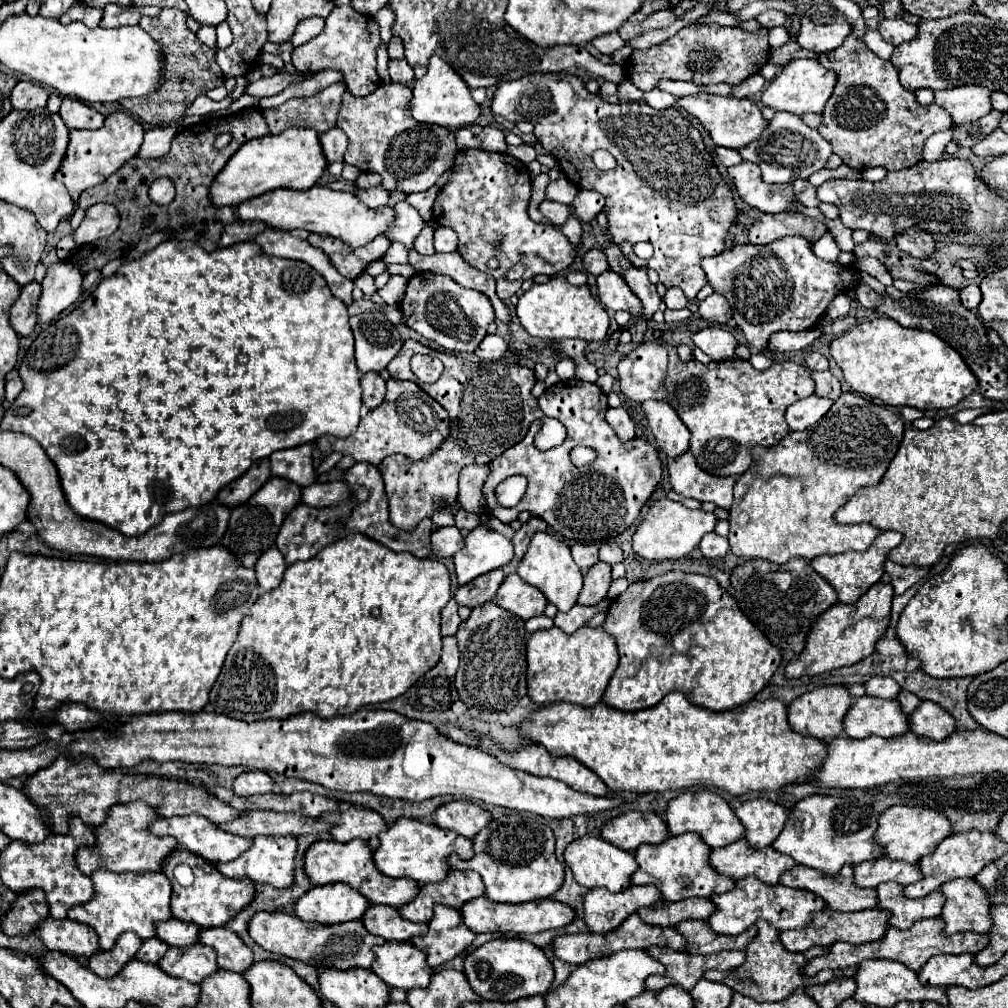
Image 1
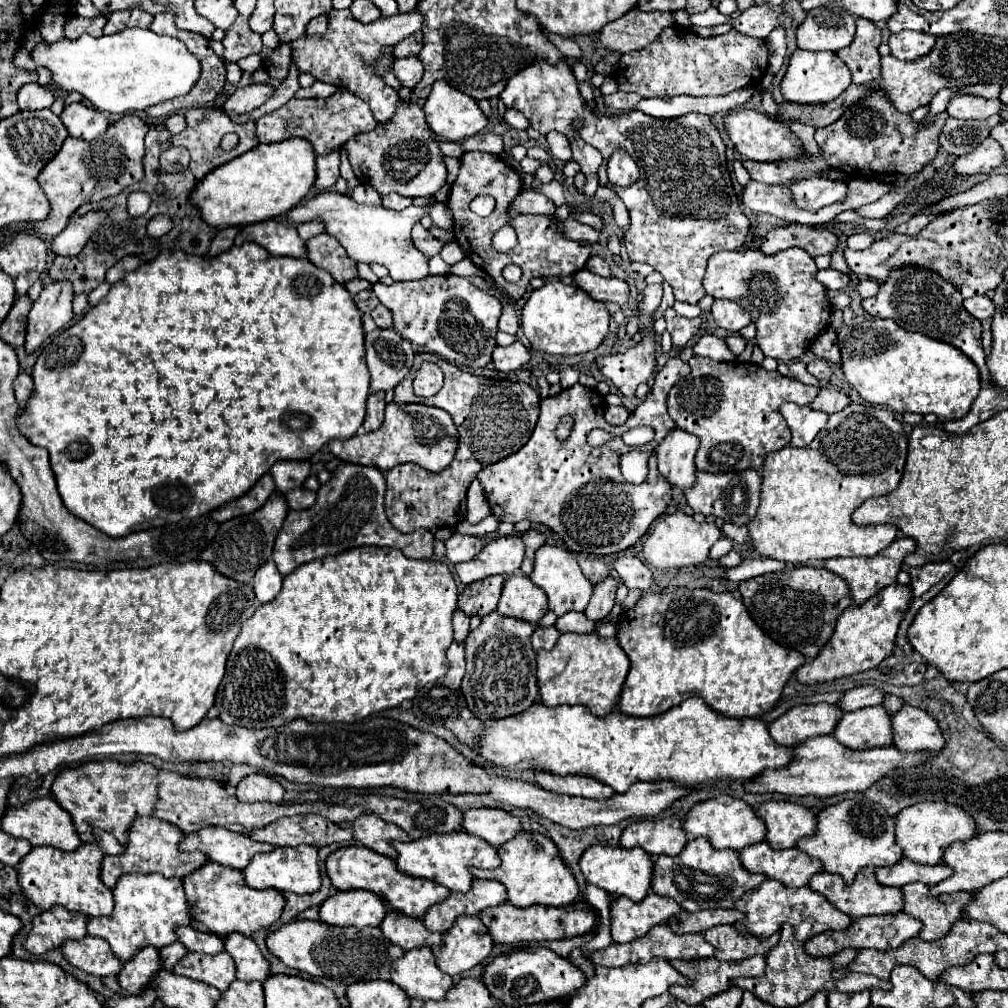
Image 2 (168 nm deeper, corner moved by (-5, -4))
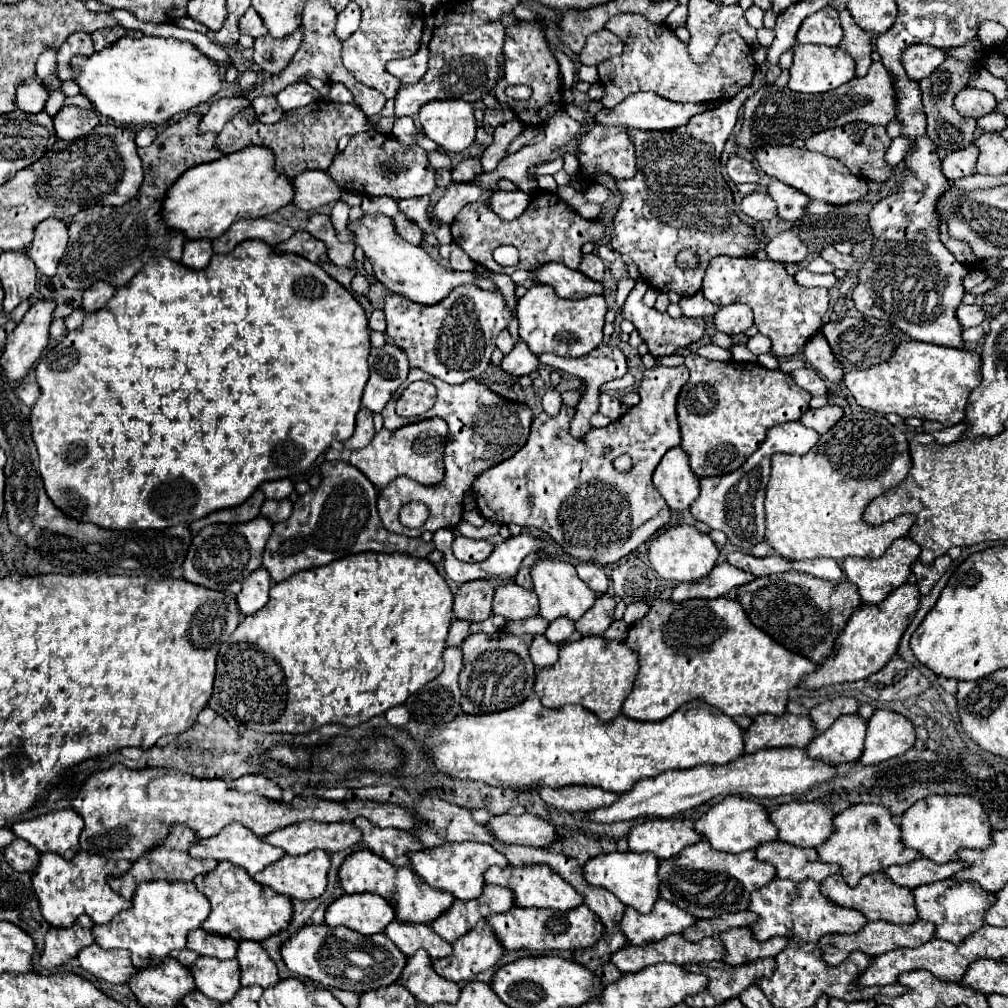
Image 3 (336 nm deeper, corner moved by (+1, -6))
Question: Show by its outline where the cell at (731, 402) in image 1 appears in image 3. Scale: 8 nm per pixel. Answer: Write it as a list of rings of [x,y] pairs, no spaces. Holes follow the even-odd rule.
[[[696,354],[686,356],[686,368],[690,370],[690,380],[680,390],[676,412],[682,432],[682,448],[688,452],[690,468],[698,478],[722,476],[738,470],[744,460],[758,450],[760,442],[766,440],[766,434],[772,426],[798,420],[808,410],[808,392],[796,386],[790,374],[780,370],[766,370],[764,366],[750,362],[712,362]]]

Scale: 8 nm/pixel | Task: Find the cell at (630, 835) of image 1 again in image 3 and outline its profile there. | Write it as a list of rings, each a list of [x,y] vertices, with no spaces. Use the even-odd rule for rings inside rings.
[[[664,818],[646,820],[628,834],[630,852],[652,852],[662,860],[668,860],[684,848],[696,844],[700,834],[694,832],[692,820],[686,818]]]

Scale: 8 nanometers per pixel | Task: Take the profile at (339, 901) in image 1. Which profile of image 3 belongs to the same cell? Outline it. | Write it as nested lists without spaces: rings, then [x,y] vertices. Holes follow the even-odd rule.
[[[344,894],[326,908],[328,926],[346,926],[360,934],[378,934],[396,918],[394,908],[376,894]]]

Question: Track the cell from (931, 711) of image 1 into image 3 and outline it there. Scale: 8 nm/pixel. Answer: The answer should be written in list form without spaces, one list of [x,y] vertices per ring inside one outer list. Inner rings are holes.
[[[878,708],[868,722],[862,764],[880,764],[884,760],[902,756],[916,742],[916,728],[906,716]]]

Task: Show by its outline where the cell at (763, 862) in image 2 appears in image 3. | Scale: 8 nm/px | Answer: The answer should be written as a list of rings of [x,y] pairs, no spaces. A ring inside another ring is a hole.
[[[780,840],[760,844],[756,850],[756,860],[768,862],[776,868],[778,878],[788,878],[794,882],[816,880],[822,882],[830,874],[840,870],[838,864],[820,862],[814,848],[798,848],[792,844],[784,844]]]

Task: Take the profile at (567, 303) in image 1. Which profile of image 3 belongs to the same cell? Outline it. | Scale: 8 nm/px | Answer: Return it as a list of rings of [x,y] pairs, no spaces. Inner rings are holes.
[[[534,284],[518,300],[520,338],[528,344],[530,352],[540,356],[552,352],[556,356],[586,356],[602,342],[604,314],[608,306],[604,296],[588,296],[582,300],[562,300],[548,284]]]

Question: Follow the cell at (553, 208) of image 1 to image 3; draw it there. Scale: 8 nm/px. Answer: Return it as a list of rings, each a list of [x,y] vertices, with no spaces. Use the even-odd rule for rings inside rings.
[[[496,190],[494,196],[490,198],[490,208],[502,218],[502,220],[516,220],[518,216],[522,216],[522,212],[526,212],[530,204],[530,196],[516,190],[516,192],[504,192],[504,190]]]

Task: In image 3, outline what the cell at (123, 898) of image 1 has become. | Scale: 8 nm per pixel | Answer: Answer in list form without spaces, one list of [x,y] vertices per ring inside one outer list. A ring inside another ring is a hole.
[[[144,882],[138,884],[132,908],[118,912],[110,924],[94,926],[92,936],[98,946],[104,950],[122,948],[132,954],[132,964],[136,968],[152,966],[162,962],[170,950],[180,950],[186,944],[186,934],[192,928],[200,928],[200,924],[210,914],[210,902],[202,892],[196,890],[190,882]]]

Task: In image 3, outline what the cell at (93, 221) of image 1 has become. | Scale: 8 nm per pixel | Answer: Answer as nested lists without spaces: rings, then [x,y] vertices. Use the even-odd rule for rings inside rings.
[[[48,218],[36,226],[36,236],[34,236],[32,244],[26,248],[26,254],[34,260],[36,268],[42,274],[54,276],[66,244],[68,244],[66,222]]]

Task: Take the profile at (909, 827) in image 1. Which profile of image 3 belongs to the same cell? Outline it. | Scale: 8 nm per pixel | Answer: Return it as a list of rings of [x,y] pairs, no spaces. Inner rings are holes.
[[[928,796],[902,814],[902,842],[936,864],[950,862],[960,848],[984,850],[990,846],[990,822],[982,804],[970,796]]]

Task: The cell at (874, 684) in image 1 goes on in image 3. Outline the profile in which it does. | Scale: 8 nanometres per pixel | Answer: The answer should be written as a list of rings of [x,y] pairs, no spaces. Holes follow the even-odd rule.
[[[840,696],[828,702],[822,702],[818,706],[814,706],[810,710],[810,718],[816,726],[816,732],[824,732],[826,728],[832,726],[832,722],[842,716],[842,714],[856,714],[860,708],[860,702],[856,698],[848,698],[848,696]]]

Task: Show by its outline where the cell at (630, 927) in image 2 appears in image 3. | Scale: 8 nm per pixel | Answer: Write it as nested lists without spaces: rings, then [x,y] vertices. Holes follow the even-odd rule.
[[[660,898],[648,914],[640,914],[634,908],[626,906],[620,928],[632,946],[642,946],[646,942],[656,942],[668,934],[680,934],[682,930],[692,926],[694,920],[696,918],[692,914]]]

